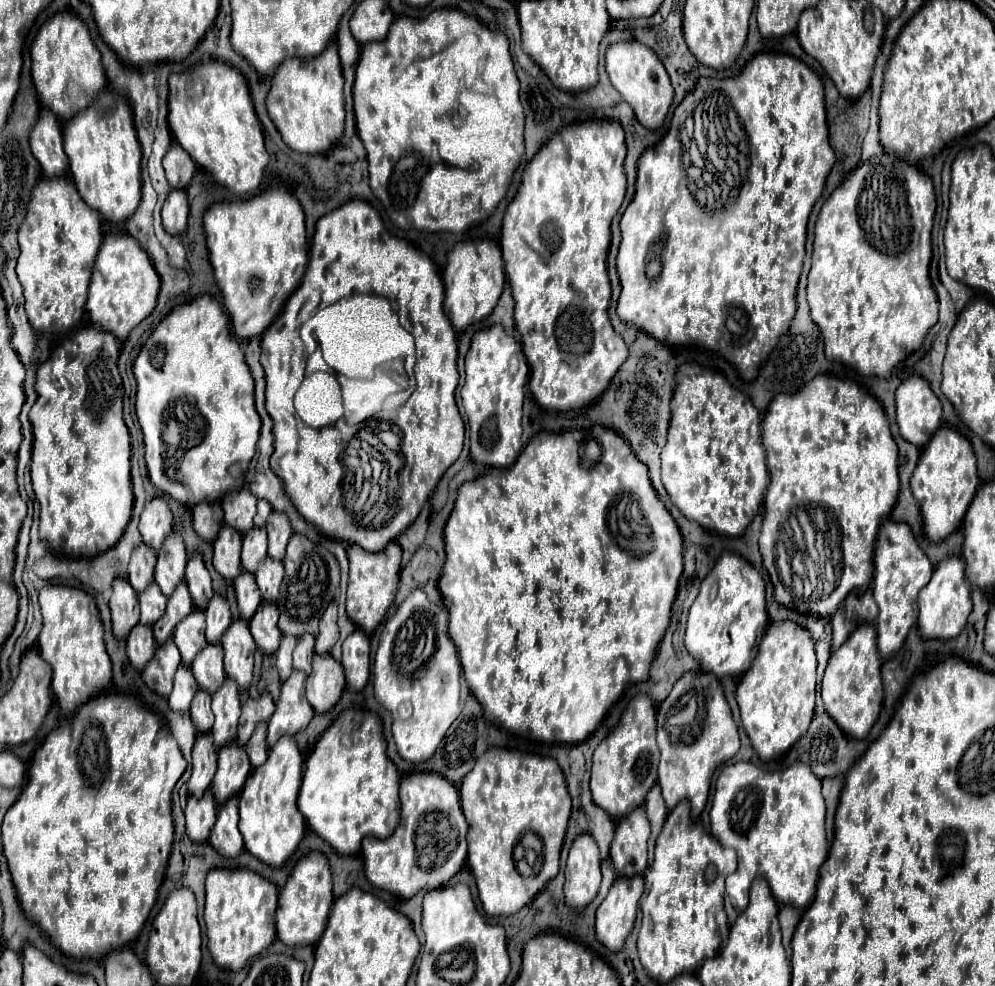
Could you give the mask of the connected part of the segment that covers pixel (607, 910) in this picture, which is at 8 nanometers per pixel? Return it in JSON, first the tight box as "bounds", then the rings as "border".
{"bounds":[596,878,644,950],"border":[[[618,878],[596,910],[596,936],[608,950],[620,950],[634,928],[644,878]]]}

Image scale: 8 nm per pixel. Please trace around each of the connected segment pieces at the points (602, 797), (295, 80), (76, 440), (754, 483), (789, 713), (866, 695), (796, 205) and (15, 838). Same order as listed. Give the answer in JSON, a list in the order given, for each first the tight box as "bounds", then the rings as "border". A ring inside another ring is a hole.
[{"bounds":[590,694,660,818],"border":[[[636,694],[616,728],[598,744],[592,756],[590,790],[594,802],[614,818],[622,818],[636,806],[644,804],[646,794],[656,784],[656,768],[660,762],[656,746],[656,710],[648,694]]]},{"bounds":[266,44,344,154],"border":[[[336,44],[328,48],[316,60],[286,60],[272,76],[270,92],[266,96],[266,110],[282,140],[302,154],[326,154],[338,144],[344,132],[344,78]]]},{"bounds":[30,326,132,556],"border":[[[96,326],[76,330],[52,356],[36,370],[38,400],[30,410],[34,448],[32,448],[32,486],[40,502],[40,538],[56,552],[96,556],[112,548],[122,536],[132,514],[130,484],[130,436],[122,420],[122,378],[116,370],[120,342],[110,332]]]},{"bounds":[662,364,770,536],"border":[[[682,364],[676,372],[676,392],[672,394],[672,418],[670,418],[670,428],[668,428],[668,442],[666,446],[662,448],[662,484],[666,488],[666,492],[670,494],[672,502],[676,504],[676,508],[688,518],[688,520],[694,520],[698,522],[702,528],[706,530],[714,530],[714,532],[720,532],[720,534],[732,534],[732,536],[738,536],[746,530],[746,526],[752,522],[752,518],[758,514],[760,506],[762,506],[762,500],[764,500],[764,490],[770,482],[770,476],[768,476],[768,468],[766,468],[766,452],[764,452],[764,446],[762,446],[762,438],[760,438],[760,412],[754,408],[750,396],[742,394],[740,390],[736,390],[726,378],[722,372],[718,370],[712,370],[712,368],[700,368],[698,364]]]},{"bounds":[736,620,816,760],"border":[[[790,620],[770,624],[752,668],[742,676],[736,690],[742,726],[762,760],[772,760],[788,752],[788,748],[806,734],[814,716],[814,698],[816,654],[812,634]]]},{"bounds":[822,624,882,738],"border":[[[858,624],[848,640],[832,652],[824,678],[822,678],[822,702],[826,712],[836,724],[852,738],[866,738],[882,708],[882,678],[880,678],[880,654],[876,648],[876,626]]]},{"bounds":[618,54,834,370],"border":[[[758,54],[754,56],[742,74],[728,80],[716,78],[700,78],[696,88],[688,92],[682,104],[676,108],[668,134],[654,146],[646,148],[644,156],[640,156],[636,164],[636,194],[628,204],[622,220],[622,242],[618,252],[618,276],[622,284],[622,294],[618,300],[618,316],[624,324],[634,326],[652,334],[656,340],[678,346],[698,342],[710,350],[722,350],[724,356],[738,366],[738,370],[752,370],[756,364],[768,358],[778,338],[790,328],[790,322],[796,314],[796,286],[802,272],[804,260],[804,242],[806,242],[806,224],[810,210],[818,196],[822,194],[824,180],[834,164],[834,152],[828,144],[828,126],[824,112],[824,88],[820,76],[810,70],[804,62],[788,54]],[[686,126],[692,126],[692,140],[696,144],[696,152],[690,152],[692,144],[686,138]],[[692,158],[700,158],[700,164],[694,164]],[[698,166],[702,176],[690,174],[690,168]]]},{"bounds":[2,692,186,958],"border":[[[106,692],[96,696],[96,700],[88,700],[84,708],[78,708],[78,712],[72,716],[72,720],[60,722],[58,728],[54,728],[42,746],[34,752],[30,764],[28,764],[28,778],[26,786],[22,788],[18,800],[12,804],[12,808],[4,816],[2,824],[2,842],[4,842],[4,856],[8,860],[8,868],[12,874],[12,882],[18,892],[18,900],[32,920],[40,924],[44,932],[50,934],[52,942],[68,956],[74,958],[98,958],[104,956],[112,950],[122,948],[124,944],[132,942],[146,918],[150,916],[150,910],[156,902],[158,888],[162,884],[168,856],[172,850],[172,840],[174,840],[174,822],[172,822],[172,790],[178,782],[178,778],[184,774],[186,762],[180,754],[178,742],[174,740],[172,732],[168,732],[168,724],[164,724],[162,718],[158,718],[152,710],[146,710],[142,700],[136,694],[116,694],[116,692]]]}]

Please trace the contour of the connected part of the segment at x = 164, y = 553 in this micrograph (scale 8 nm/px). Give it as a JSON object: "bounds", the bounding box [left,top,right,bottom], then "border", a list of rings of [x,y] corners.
{"bounds":[154,530,188,596],"border":[[[176,530],[168,534],[168,540],[164,540],[162,550],[158,552],[158,564],[154,570],[154,580],[160,586],[164,596],[170,596],[178,582],[184,580],[184,568],[186,568],[188,556],[184,542]]]}

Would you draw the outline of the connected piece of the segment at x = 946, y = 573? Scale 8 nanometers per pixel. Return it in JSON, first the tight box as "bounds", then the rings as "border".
{"bounds":[918,556,972,638],"border":[[[960,556],[942,558],[934,570],[932,580],[918,596],[918,606],[920,606],[918,628],[922,638],[956,638],[962,632],[972,612],[970,594],[972,594],[972,588],[968,584],[968,578],[964,576],[964,558]]]}

